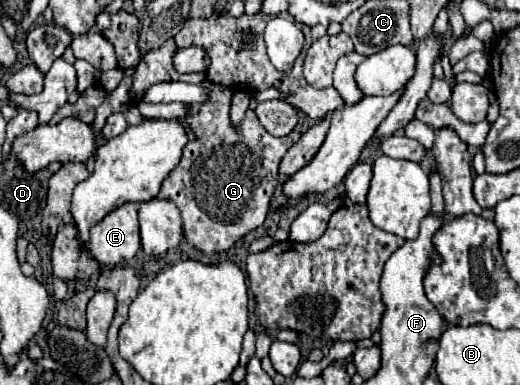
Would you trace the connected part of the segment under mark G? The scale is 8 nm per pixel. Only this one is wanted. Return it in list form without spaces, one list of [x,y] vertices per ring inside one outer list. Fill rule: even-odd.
[[[212,83],[210,103],[192,105],[194,115],[186,117],[186,123],[194,133],[194,137],[192,141],[188,141],[182,161],[178,163],[178,169],[170,173],[170,177],[162,183],[162,189],[158,193],[158,199],[170,199],[172,203],[176,203],[176,207],[182,213],[186,241],[204,255],[228,251],[238,239],[242,239],[246,233],[254,231],[264,223],[276,189],[278,165],[292,145],[290,137],[272,137],[270,133],[266,133],[254,111],[246,111],[240,129],[234,131],[230,123],[230,95],[232,95],[230,89],[222,89],[220,85]]]

